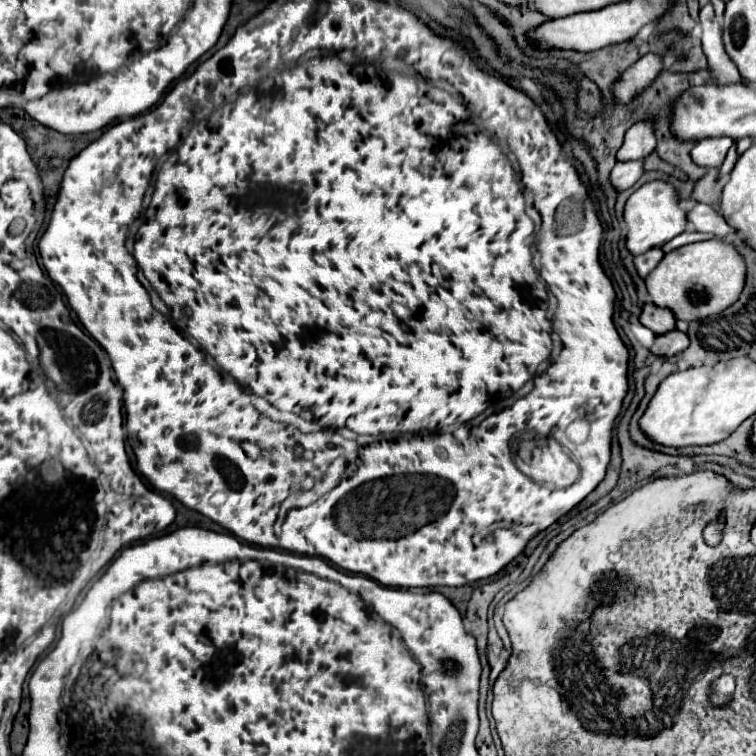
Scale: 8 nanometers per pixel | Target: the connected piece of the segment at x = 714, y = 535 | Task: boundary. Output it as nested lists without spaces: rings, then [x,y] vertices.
[[[721,512],[718,519],[710,521],[704,529],[704,539],[710,546],[716,546],[722,538],[722,529],[724,528],[725,514]]]

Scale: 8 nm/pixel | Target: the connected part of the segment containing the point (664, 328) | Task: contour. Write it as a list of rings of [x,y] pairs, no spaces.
[[[646,303],[644,311],[640,315],[642,325],[652,329],[656,335],[668,333],[676,327],[676,319],[672,311],[666,311],[666,307],[654,307],[654,303]]]

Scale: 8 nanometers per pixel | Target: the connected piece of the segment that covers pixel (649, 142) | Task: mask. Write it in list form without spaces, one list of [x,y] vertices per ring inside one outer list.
[[[654,117],[640,119],[634,123],[626,135],[624,145],[618,151],[618,161],[626,159],[644,159],[654,147],[656,147],[656,135],[654,135]]]

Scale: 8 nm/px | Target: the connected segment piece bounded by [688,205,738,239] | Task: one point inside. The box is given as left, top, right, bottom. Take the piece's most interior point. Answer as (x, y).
(706, 220)

